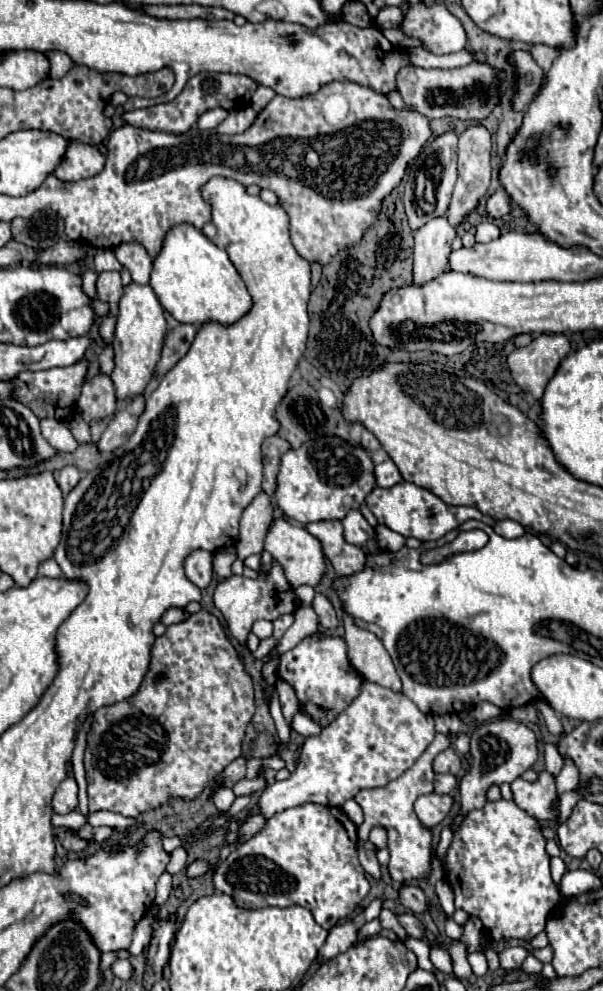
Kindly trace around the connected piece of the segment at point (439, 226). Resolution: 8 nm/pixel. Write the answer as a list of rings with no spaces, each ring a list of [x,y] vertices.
[[[437,216],[417,228],[415,232],[415,262],[413,280],[425,284],[445,272],[445,256],[451,252],[451,242],[455,238],[455,228],[449,224],[447,216]]]

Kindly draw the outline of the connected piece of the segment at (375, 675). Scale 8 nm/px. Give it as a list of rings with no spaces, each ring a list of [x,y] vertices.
[[[343,616],[343,622],[345,622],[345,644],[349,664],[357,672],[361,672],[365,680],[399,692],[401,680],[383,644],[371,632],[353,628],[353,624],[349,624],[349,616]]]

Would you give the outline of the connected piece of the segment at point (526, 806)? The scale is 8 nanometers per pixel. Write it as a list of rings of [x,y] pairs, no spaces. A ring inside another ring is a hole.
[[[547,770],[539,774],[537,782],[511,782],[511,792],[515,804],[537,820],[557,818],[557,810],[551,808],[551,802],[557,798],[555,778]]]

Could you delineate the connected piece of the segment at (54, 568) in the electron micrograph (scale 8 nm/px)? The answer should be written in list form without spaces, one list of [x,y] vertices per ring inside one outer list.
[[[47,558],[39,564],[39,570],[37,570],[39,576],[49,576],[49,578],[57,578],[57,576],[63,576],[59,564],[55,562],[55,558]]]

